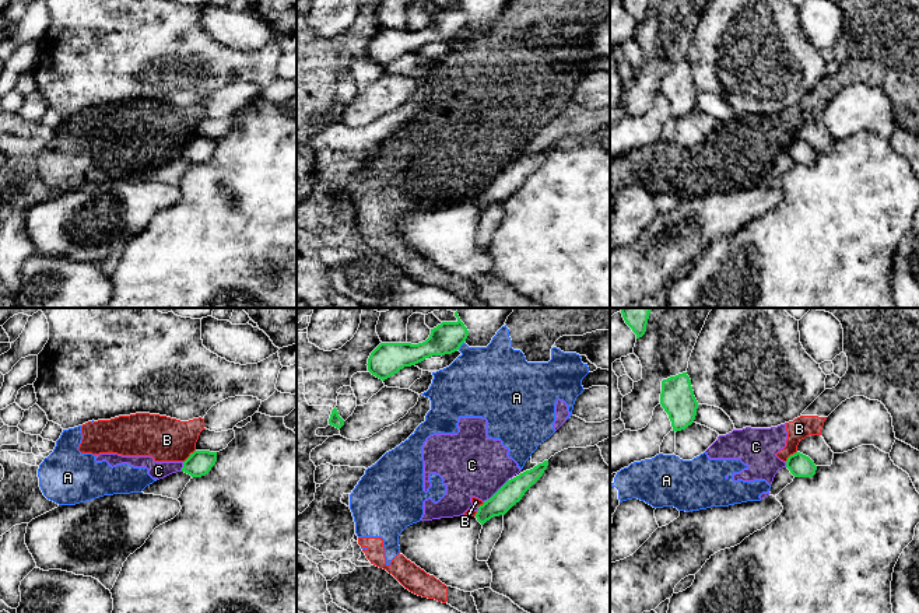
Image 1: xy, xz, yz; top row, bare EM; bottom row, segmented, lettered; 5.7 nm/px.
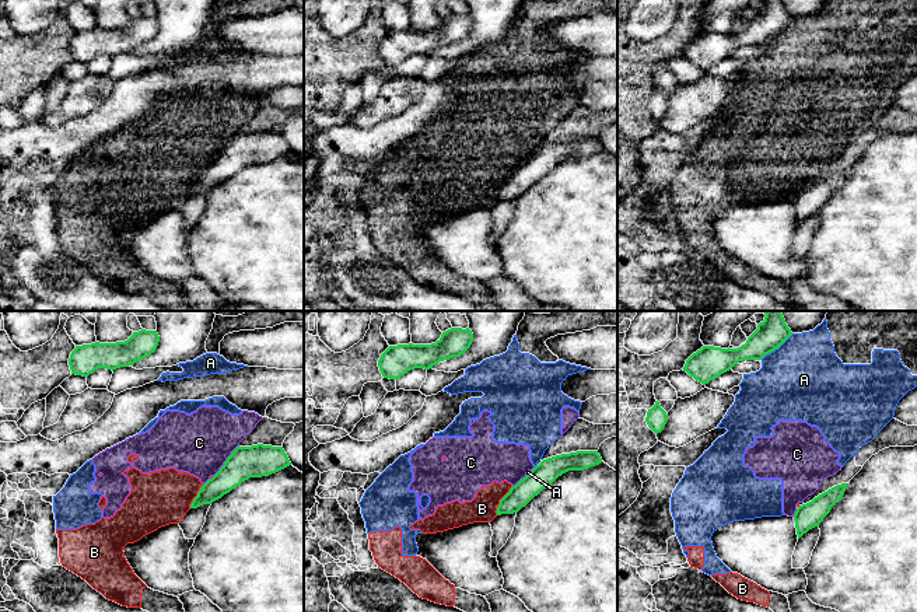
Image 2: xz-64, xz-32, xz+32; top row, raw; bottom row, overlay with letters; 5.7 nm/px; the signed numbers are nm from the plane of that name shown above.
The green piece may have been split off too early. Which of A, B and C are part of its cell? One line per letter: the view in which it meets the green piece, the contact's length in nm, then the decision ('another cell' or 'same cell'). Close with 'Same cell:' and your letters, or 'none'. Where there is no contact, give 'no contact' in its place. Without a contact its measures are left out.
A: xz | 60 nm | another cell
B: xy | 100 nm | another cell
C: xz | 200 nm | another cell
Same cell: none

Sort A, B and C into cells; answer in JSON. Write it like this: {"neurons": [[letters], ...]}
{"neurons": [["A", "B", "C"]]}

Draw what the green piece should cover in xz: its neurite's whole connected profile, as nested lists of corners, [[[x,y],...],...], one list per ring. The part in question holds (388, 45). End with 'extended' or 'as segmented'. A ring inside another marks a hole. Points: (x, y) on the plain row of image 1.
[[[459,1],[456,8],[442,8],[436,14],[431,15],[429,24],[418,31],[411,29],[380,29],[368,45],[368,57],[376,64],[385,67],[392,62],[397,60],[404,53],[415,52],[425,45],[432,42],[445,42],[452,41],[460,35],[469,22],[469,17],[464,10],[460,7]]]; as segmented

